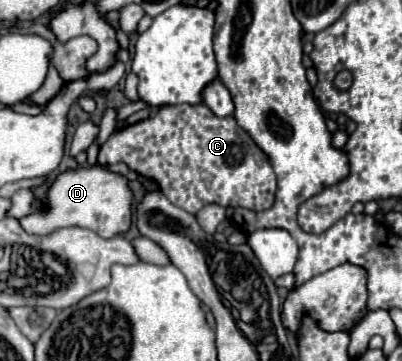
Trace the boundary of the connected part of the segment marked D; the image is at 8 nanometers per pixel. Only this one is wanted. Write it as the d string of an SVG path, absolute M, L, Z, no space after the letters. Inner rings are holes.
M99 166L77 168L77 170L63 172L51 184L51 188L47 192L47 202L51 202L51 214L35 214L35 218L21 218L19 222L29 234L49 234L51 230L57 230L57 228L81 226L81 228L97 232L103 238L113 238L115 234L127 232L129 226L131 226L131 200L133 200L133 194L131 194L131 190L127 186L127 178L125 176L109 172L109 170L99 168Z

